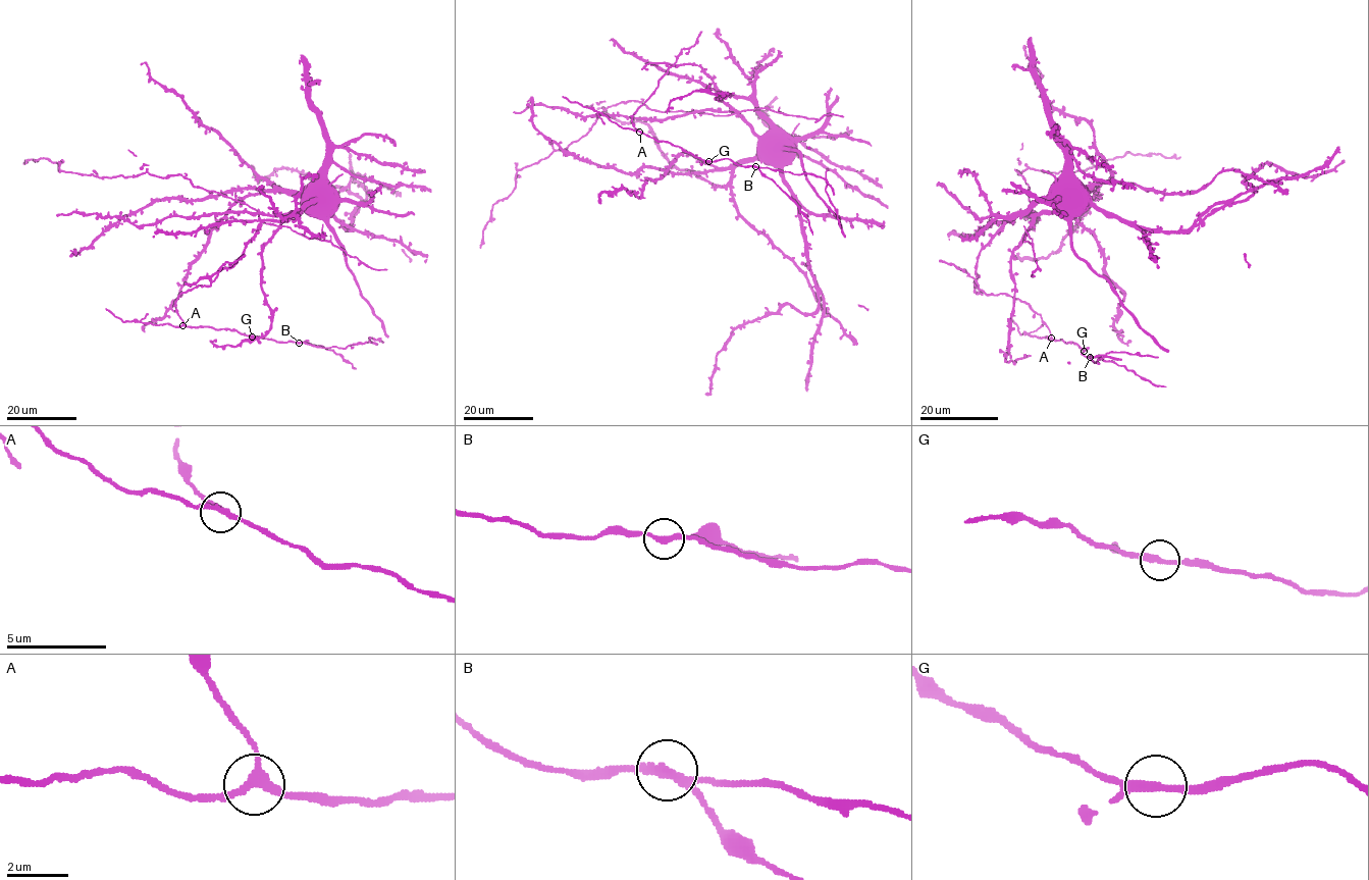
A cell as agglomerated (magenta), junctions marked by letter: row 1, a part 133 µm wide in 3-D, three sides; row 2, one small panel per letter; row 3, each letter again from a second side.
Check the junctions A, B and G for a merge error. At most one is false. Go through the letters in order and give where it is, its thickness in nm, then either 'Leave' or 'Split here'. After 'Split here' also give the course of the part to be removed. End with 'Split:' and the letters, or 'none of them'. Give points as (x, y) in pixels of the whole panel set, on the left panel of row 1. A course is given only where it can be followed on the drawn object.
A: Place: (182, 325). Thickness 240 nm. Leave
B: Place: (299, 343). Thickness 220 nm. Split here. Course of the part to remove: (299, 343), (308, 342), (331, 350), (356, 369)
G: Place: (252, 337). Thickness 240 nm. Leave
Split: B

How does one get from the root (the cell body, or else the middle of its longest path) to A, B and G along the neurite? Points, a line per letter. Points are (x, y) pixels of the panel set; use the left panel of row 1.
A: (322, 186), (293, 217), (264, 220), (209, 286), (181, 293), (182, 325)
B: (322, 186), (315, 184), (315, 197), (293, 217), (264, 220), (232, 265), (175, 302), (187, 326), (299, 343)
G: (322, 186), (315, 184), (315, 197), (293, 217), (264, 220), (232, 265), (175, 302), (187, 326), (252, 337)

